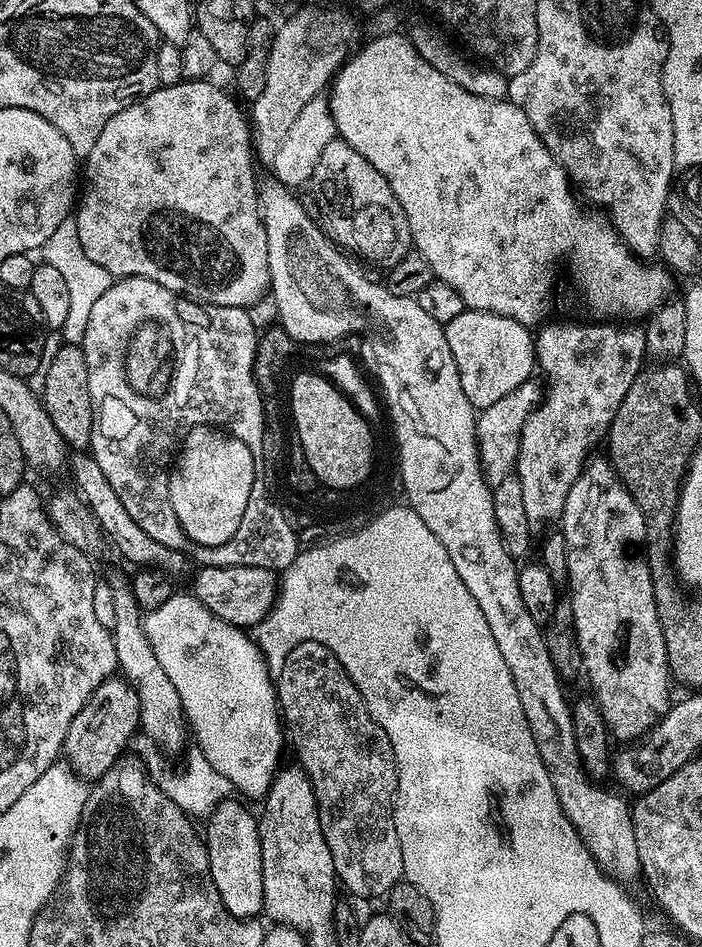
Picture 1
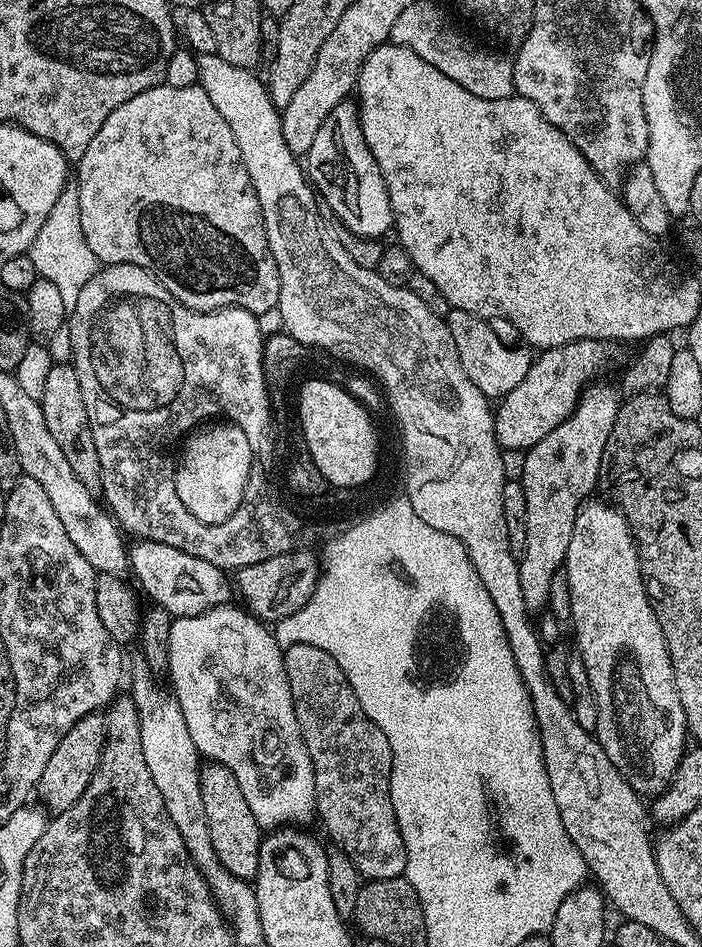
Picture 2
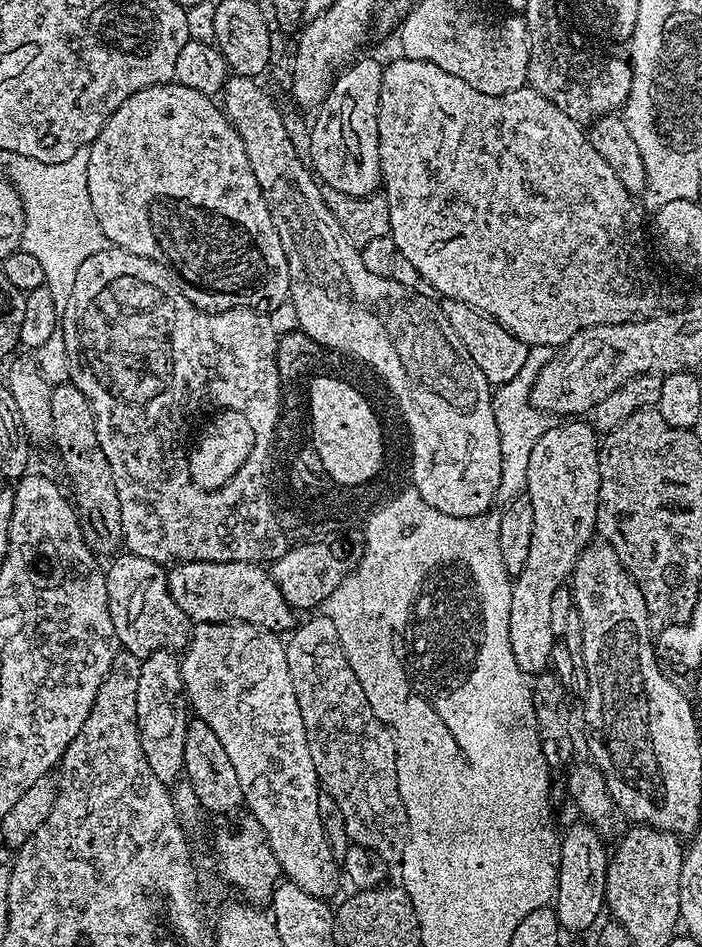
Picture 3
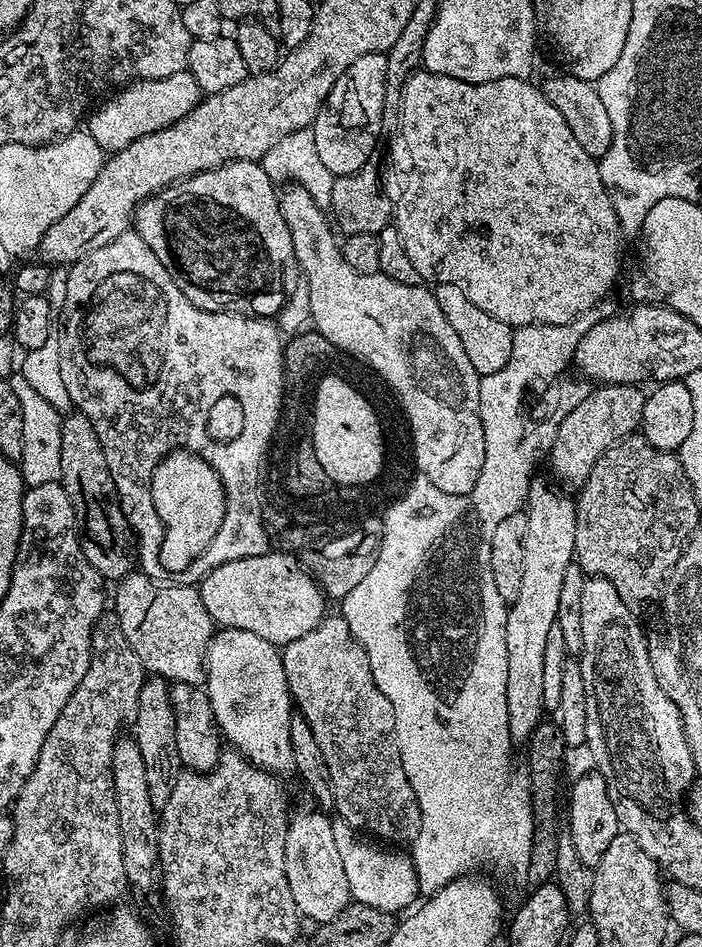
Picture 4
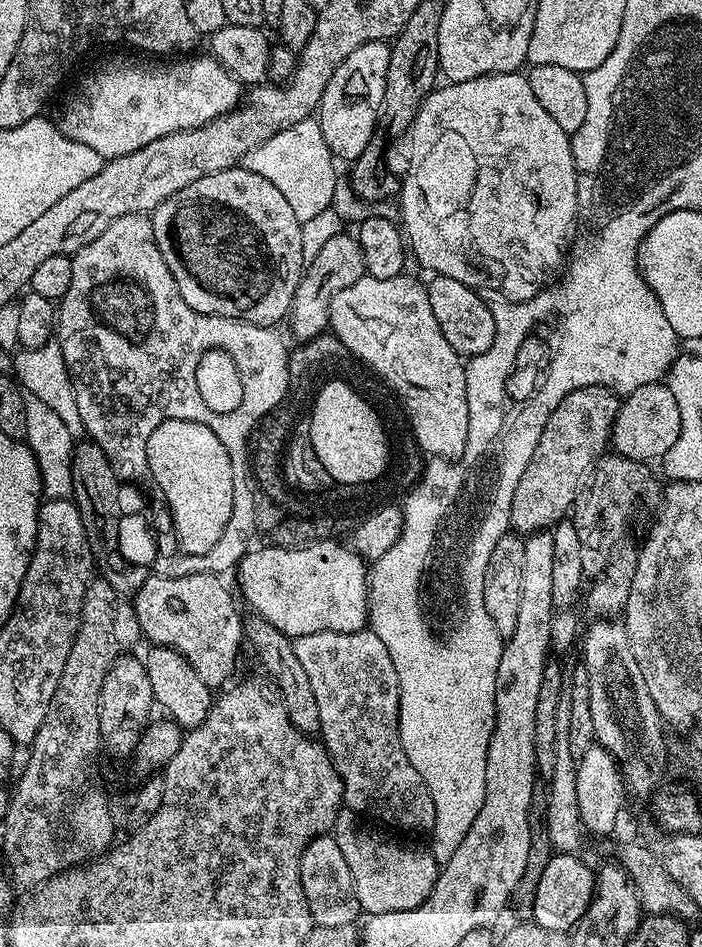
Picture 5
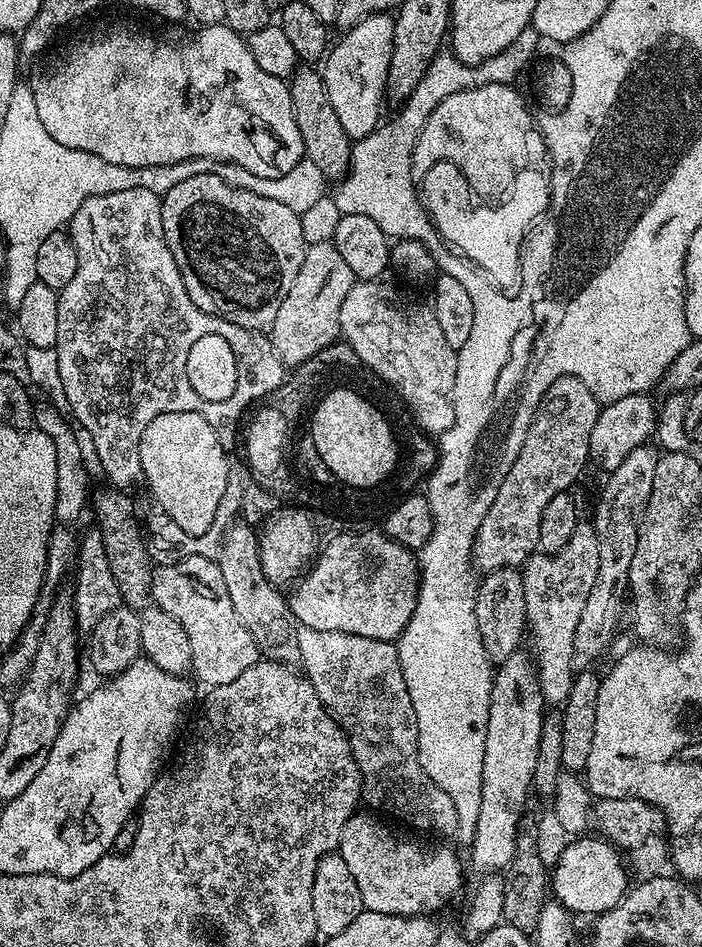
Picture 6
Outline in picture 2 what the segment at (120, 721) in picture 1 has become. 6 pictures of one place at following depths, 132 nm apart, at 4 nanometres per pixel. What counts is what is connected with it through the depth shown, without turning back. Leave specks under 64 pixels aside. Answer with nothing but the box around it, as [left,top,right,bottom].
[36,713,107,814]

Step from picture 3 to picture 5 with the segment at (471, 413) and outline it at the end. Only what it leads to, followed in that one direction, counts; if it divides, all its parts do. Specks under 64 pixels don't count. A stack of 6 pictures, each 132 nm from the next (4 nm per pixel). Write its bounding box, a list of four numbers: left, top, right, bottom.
[330,274,470,462]

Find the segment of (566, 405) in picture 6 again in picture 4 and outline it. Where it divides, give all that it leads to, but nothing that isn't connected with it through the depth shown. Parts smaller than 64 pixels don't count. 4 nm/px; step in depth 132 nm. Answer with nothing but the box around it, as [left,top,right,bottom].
[550,384,645,486]

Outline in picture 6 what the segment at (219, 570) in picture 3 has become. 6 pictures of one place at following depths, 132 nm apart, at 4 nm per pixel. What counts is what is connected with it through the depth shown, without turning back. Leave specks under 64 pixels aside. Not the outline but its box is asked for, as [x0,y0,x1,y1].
[290,536,420,641]

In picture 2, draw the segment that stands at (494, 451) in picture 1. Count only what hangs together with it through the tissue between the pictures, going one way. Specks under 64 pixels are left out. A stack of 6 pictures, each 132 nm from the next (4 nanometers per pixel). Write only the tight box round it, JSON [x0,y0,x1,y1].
[495,340,612,454]

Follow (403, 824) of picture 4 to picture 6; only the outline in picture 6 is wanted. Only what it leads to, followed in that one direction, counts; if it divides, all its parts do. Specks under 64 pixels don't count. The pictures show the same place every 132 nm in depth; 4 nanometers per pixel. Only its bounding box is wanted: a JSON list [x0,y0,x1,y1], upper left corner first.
[298,627,460,837]

